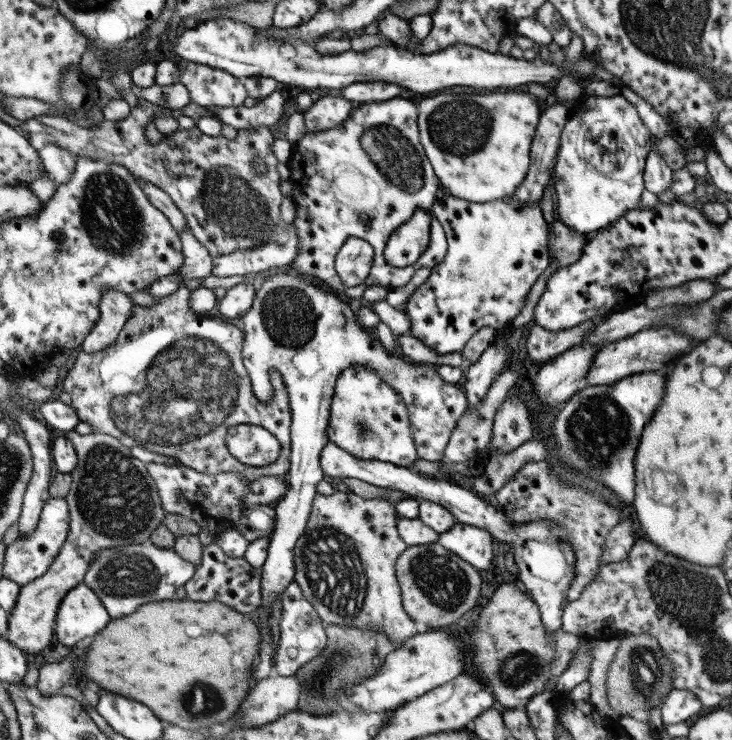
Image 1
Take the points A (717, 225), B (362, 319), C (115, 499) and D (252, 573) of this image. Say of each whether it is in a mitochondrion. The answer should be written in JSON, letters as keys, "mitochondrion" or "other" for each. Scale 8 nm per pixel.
{"A":"other","B":"other","C":"mitochondrion","D":"other"}

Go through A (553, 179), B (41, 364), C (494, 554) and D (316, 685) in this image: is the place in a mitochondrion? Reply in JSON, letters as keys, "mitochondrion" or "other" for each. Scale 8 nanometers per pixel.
{"A":"other","B":"other","C":"other","D":"mitochondrion"}

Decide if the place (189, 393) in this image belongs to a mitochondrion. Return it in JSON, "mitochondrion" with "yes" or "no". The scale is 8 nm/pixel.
{"mitochondrion":"yes"}

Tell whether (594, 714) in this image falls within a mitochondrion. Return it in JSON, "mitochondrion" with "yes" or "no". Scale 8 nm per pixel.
{"mitochondrion":"no"}

